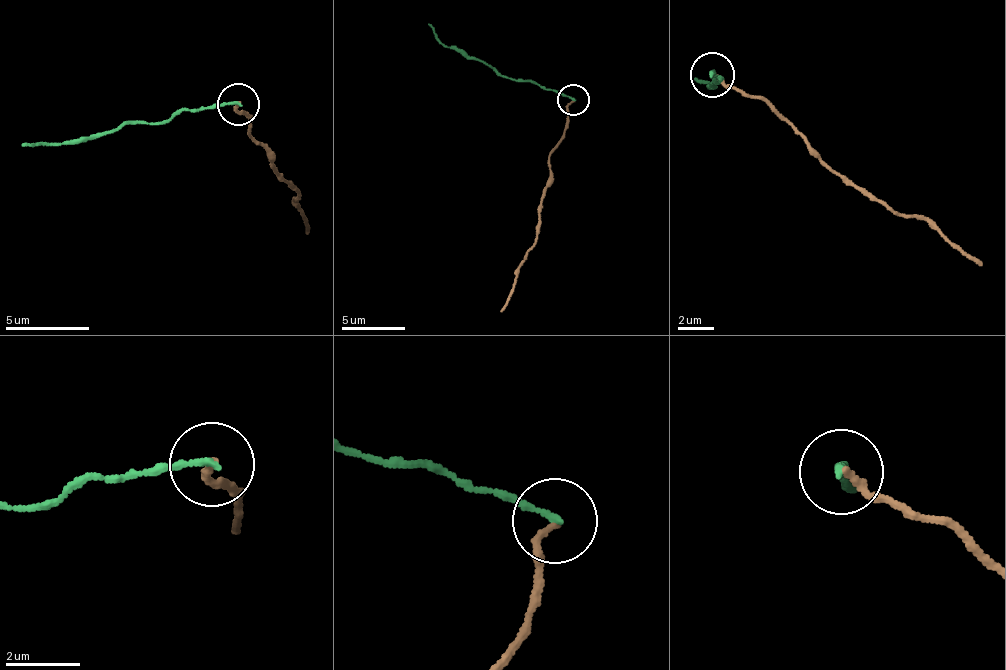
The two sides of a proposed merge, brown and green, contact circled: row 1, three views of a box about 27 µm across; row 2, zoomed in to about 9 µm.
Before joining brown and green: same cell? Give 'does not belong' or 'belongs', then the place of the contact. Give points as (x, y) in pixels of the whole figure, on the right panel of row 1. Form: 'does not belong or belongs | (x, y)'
does not belong | (712, 74)

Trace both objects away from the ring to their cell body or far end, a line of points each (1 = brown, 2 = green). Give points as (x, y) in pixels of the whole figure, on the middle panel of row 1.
1: (573, 101), (566, 136), (550, 160), (535, 243), (501, 311)
2: (573, 101), (537, 83), (498, 77), (481, 61), (446, 47), (429, 24)

